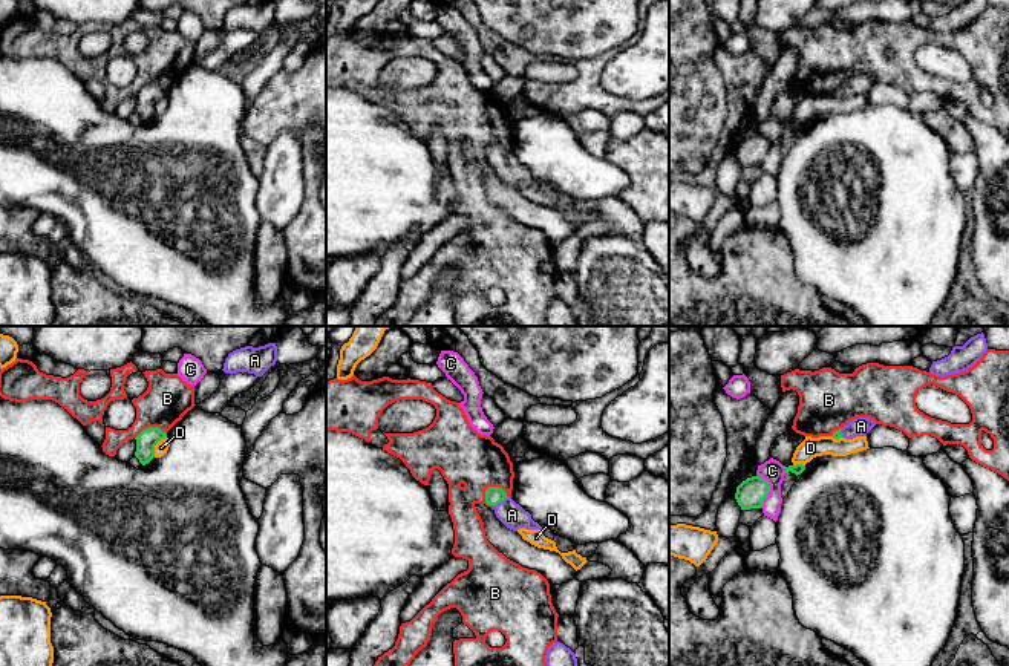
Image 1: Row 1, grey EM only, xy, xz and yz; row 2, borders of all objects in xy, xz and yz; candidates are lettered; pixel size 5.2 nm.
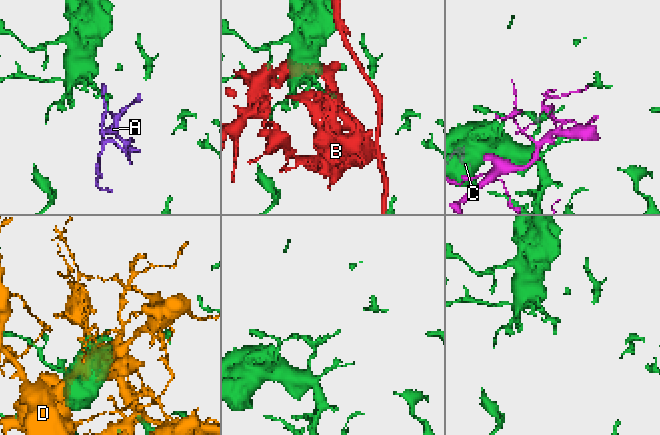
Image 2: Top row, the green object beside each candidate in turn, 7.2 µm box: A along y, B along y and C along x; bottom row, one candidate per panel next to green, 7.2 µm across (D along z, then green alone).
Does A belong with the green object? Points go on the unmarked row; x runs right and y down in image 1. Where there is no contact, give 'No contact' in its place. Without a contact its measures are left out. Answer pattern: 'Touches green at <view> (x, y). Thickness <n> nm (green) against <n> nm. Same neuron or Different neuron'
Touches green at xz (499, 158). Thickness 100 nm (green) against 140 nm. Same neuron

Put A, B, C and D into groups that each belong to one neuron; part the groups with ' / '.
A / B / C / D

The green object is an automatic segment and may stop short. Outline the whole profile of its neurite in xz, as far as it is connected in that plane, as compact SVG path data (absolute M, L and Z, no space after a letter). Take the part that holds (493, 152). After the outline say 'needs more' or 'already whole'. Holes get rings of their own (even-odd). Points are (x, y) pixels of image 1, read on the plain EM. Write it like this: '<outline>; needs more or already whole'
M488 144L485 147L485 159L495 164L496 175L513 188L519 185L542 187L542 184L531 176L531 171L508 155L501 144Z; needs more

